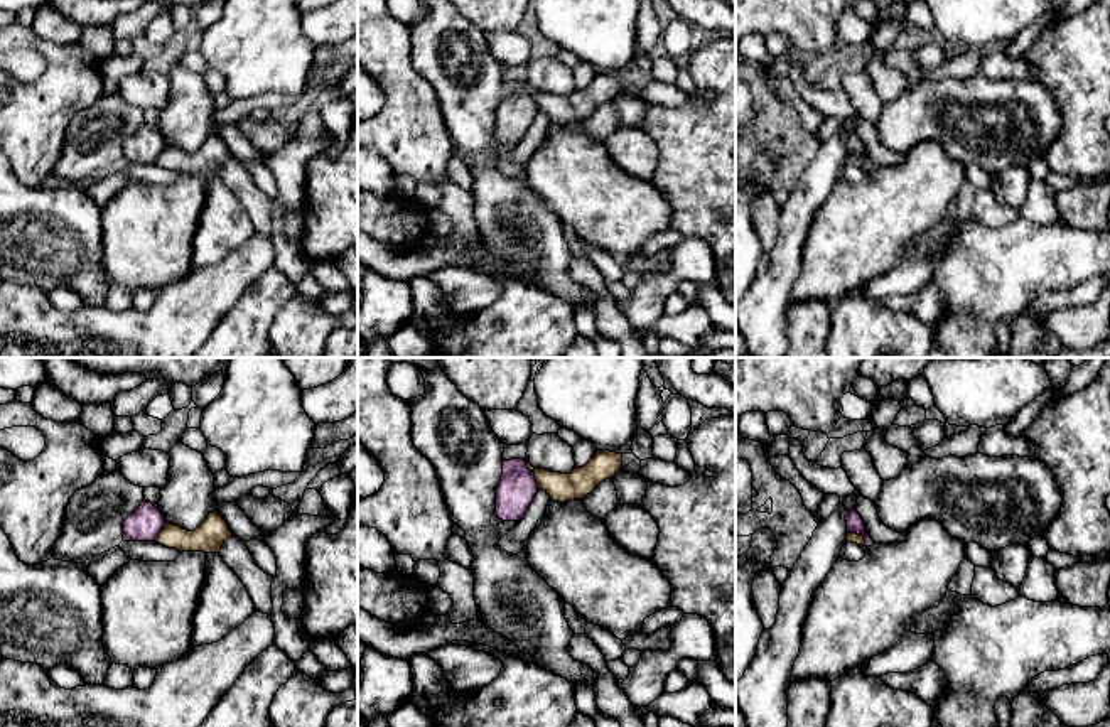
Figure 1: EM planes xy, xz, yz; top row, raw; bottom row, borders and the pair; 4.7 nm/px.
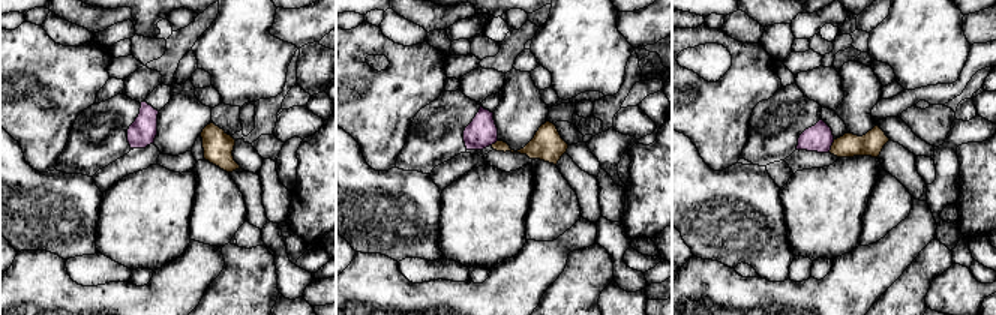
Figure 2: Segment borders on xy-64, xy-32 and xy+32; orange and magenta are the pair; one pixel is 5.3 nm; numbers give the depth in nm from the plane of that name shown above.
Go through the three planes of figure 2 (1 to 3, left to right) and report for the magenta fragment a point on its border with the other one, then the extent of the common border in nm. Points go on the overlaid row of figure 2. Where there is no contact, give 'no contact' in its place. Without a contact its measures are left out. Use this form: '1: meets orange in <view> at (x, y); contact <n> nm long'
1: no contact
2: meets orange in xy-32 at (495, 143); contact 50 nm long
3: meets orange in xy+32 at (831, 146); contact 80 nm long

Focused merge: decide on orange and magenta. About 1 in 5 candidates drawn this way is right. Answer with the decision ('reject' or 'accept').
reject

